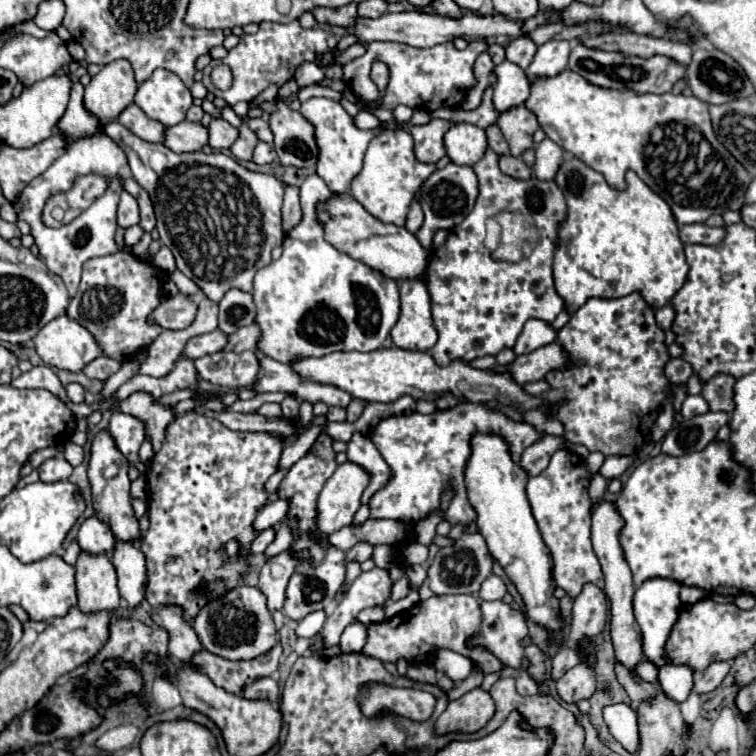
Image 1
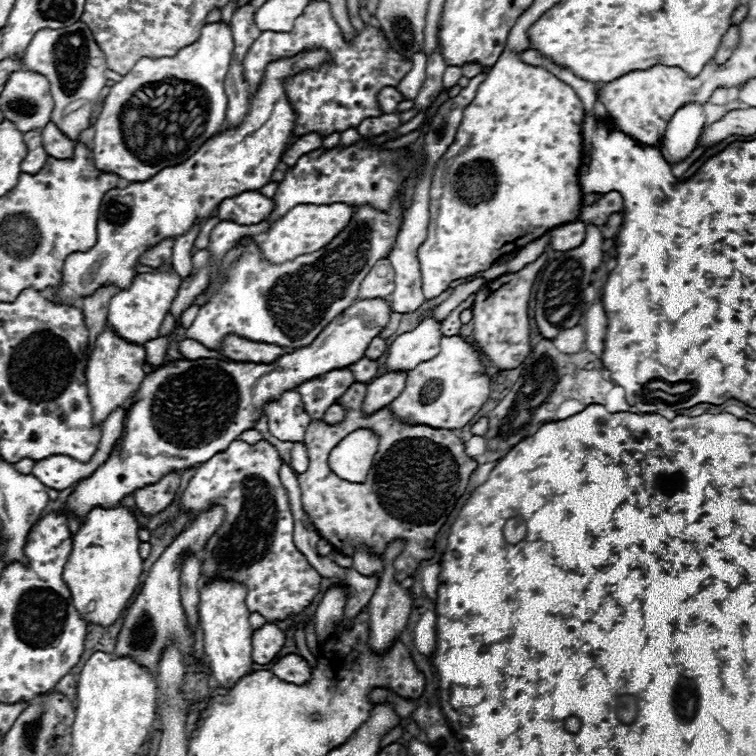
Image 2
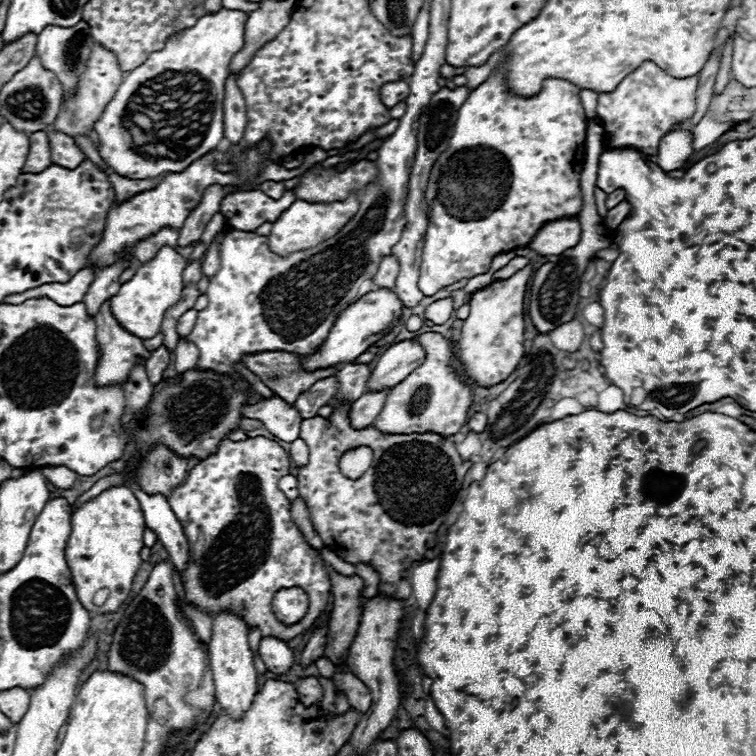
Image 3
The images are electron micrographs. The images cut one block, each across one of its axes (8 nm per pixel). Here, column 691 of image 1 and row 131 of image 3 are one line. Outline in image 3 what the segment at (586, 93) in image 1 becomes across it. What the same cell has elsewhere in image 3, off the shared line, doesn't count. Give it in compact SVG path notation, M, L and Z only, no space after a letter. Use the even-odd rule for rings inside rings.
M222 8L220 12L216 14L206 14L202 16L194 28L186 30L182 36L178 38L170 38L166 48L160 50L160 52L152 52L146 62L142 62L138 68L134 68L128 76L124 76L120 88L116 90L116 94L112 96L112 100L106 104L102 116L96 120L94 124L94 130L98 134L98 152L100 152L100 158L106 162L106 166L110 170L114 170L116 174L120 176L126 176L126 178L132 178L132 180L142 180L142 178L156 178L156 176L162 176L162 172L180 172L184 170L188 164L192 164L196 158L204 156L206 152L214 150L218 146L218 142L224 138L224 122L222 122L222 102L224 102L224 82L230 74L230 60L236 52L242 50L244 46L244 26L246 26L246 20L248 20L248 14L246 12L240 12L240 10L226 10ZM166 72L174 72L174 74L190 74L190 76L160 76L160 74L166 74Z

